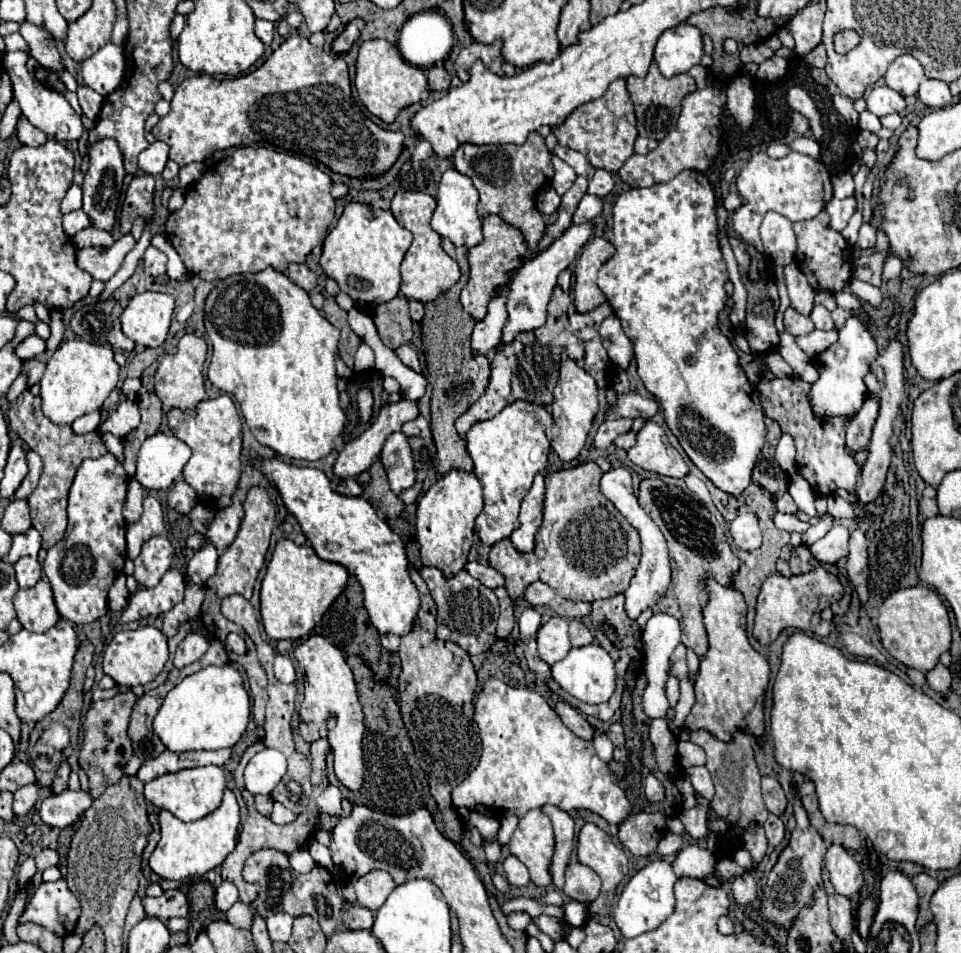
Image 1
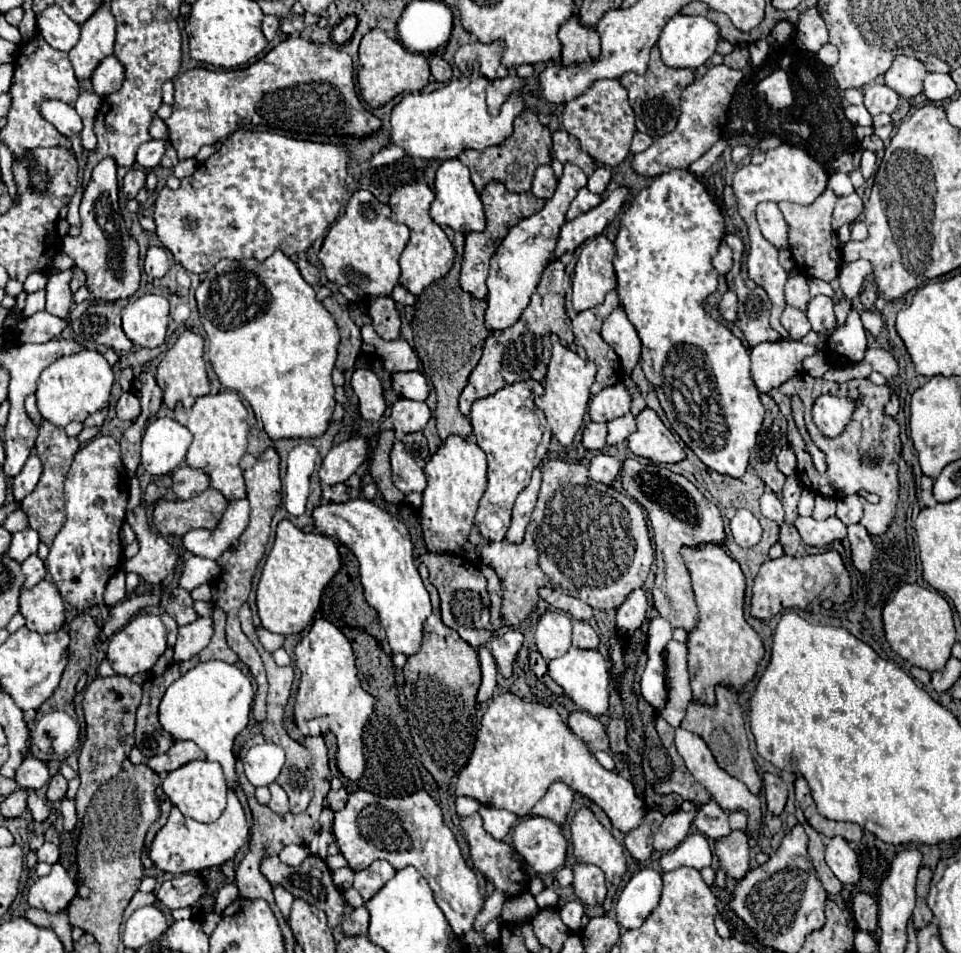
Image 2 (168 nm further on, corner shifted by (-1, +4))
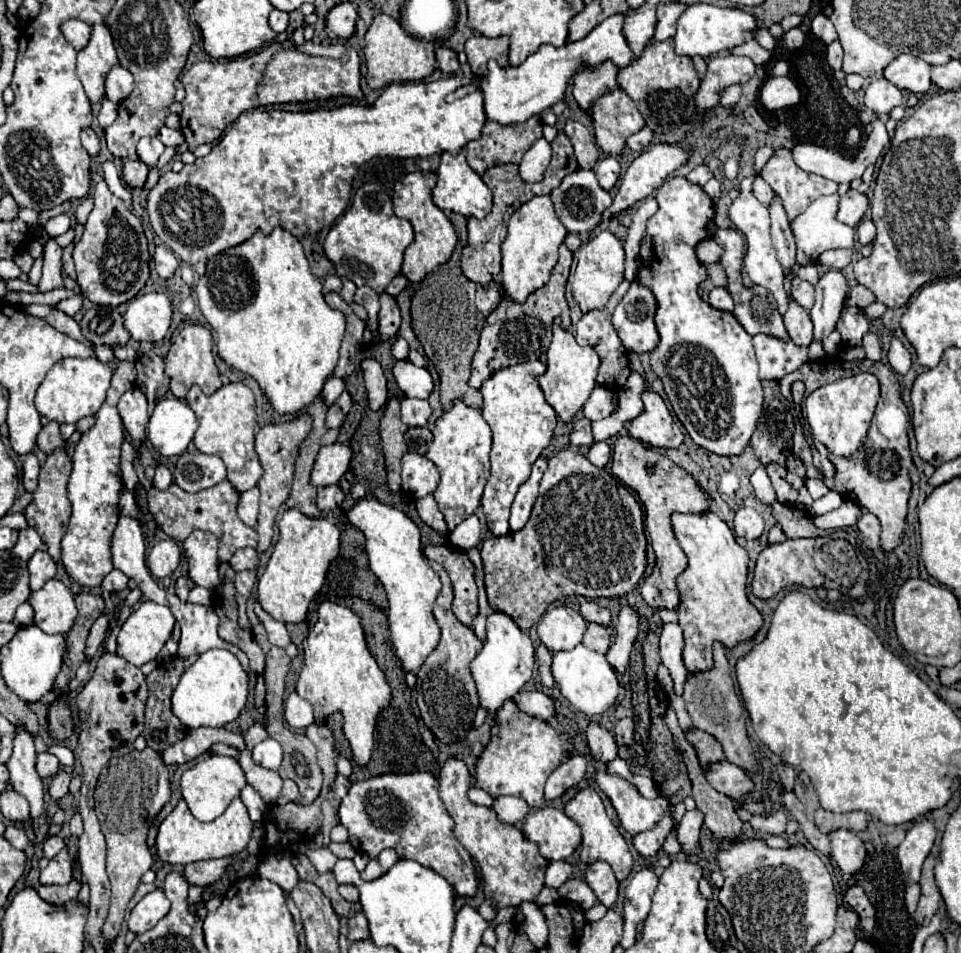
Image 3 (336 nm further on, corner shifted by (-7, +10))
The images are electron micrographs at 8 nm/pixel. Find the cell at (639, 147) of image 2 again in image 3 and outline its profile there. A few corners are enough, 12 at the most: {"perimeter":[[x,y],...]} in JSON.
{"perimeter":[[645,126],[627,138],[631,150],[643,150],[651,144],[653,132]]}

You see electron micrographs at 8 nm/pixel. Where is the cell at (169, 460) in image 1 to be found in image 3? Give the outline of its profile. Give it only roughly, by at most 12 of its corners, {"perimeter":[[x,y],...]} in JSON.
{"perimeter":[[177,398],[157,402],[147,438],[157,454],[181,456],[197,430]]}

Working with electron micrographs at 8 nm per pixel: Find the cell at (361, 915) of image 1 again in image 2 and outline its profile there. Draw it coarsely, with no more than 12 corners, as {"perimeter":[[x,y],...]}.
{"perimeter":[[365,906],[343,918],[345,936],[363,936],[369,928]]}

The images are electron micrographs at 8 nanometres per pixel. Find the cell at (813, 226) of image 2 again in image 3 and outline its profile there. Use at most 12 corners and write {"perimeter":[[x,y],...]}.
{"perimeter":[[777,148],[761,170],[793,222],[837,192],[837,182],[803,172]]}

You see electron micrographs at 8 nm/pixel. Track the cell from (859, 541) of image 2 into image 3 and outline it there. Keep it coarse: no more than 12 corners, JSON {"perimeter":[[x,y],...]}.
{"perimeter":[[865,512],[857,522],[869,550],[879,548],[879,520]]}

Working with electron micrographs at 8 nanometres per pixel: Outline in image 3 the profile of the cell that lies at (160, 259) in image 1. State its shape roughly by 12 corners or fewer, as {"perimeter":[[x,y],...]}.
{"perimeter":[[165,244],[153,252],[155,270],[161,278],[171,278],[179,258]]}

